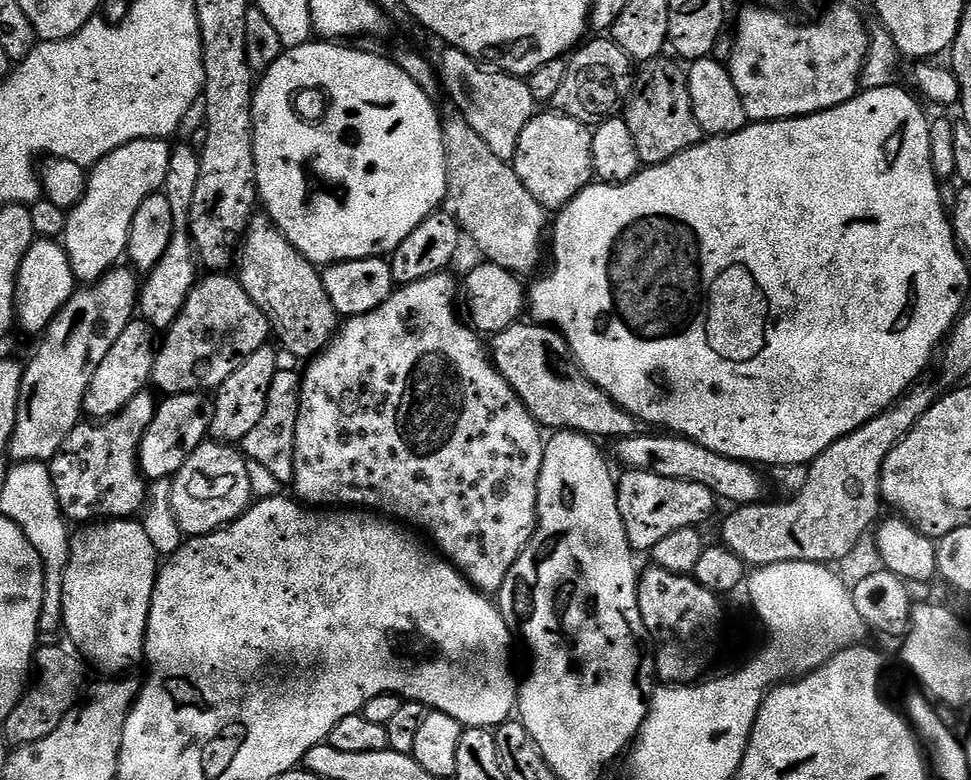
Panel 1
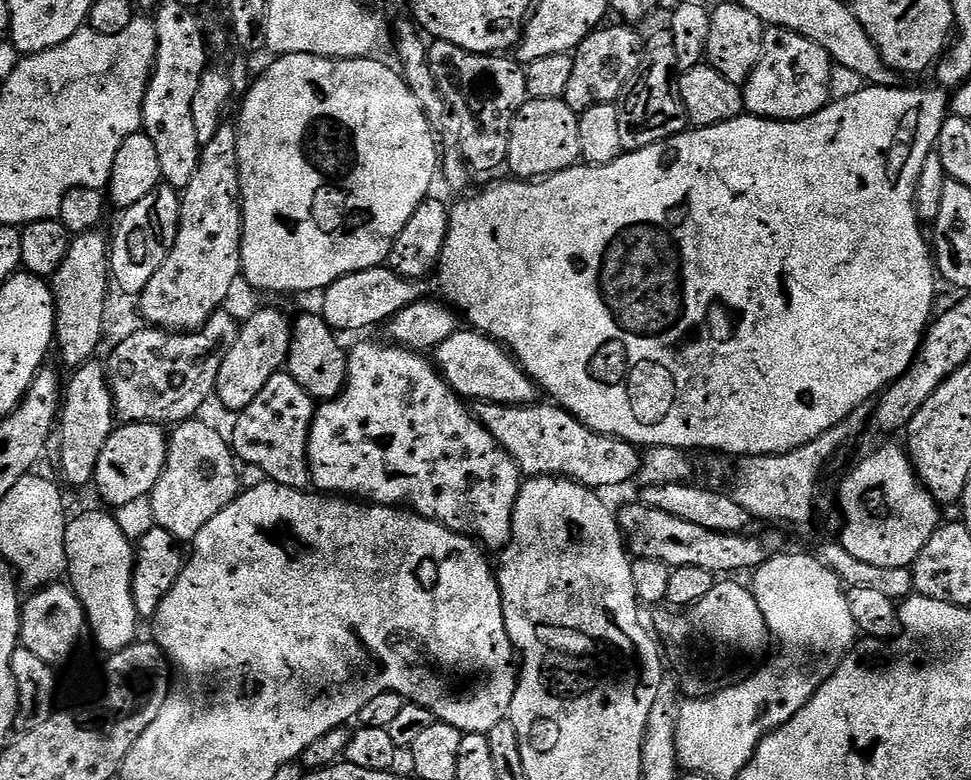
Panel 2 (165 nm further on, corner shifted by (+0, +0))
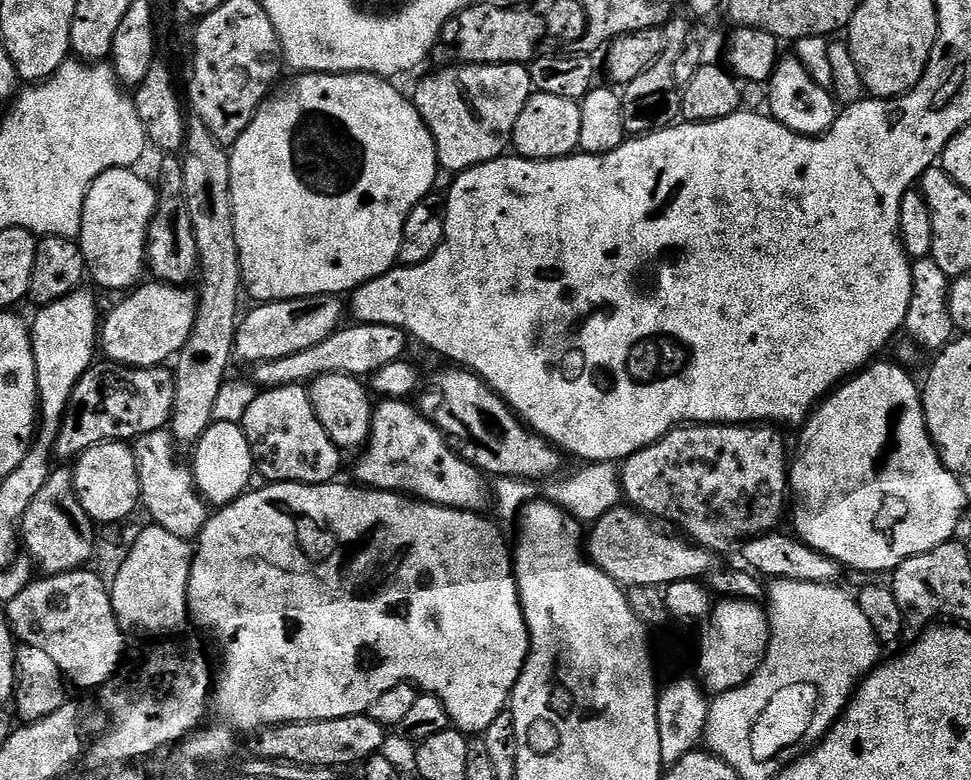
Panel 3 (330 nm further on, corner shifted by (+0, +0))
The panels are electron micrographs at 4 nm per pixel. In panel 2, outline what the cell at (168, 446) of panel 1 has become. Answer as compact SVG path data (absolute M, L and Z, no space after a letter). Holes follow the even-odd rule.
M121 423L96 463L94 484L100 487L101 498L117 510L128 502L151 497L168 462L169 439L169 433L159 424Z

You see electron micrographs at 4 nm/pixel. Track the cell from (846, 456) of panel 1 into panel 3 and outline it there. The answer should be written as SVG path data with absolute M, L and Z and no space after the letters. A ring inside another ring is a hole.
M626 504L611 508L591 528L586 538L587 555L596 567L621 586L659 589L683 580L699 581L720 566L719 557L708 549L693 544L683 535L670 534L659 521Z

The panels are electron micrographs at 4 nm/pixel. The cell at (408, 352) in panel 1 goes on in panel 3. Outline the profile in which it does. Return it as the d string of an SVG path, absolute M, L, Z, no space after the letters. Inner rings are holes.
M381 399L375 405L372 413L372 432L368 435L368 443L366 445L366 453L356 464L356 480L357 485L366 488L376 488L379 492L398 492L407 494L417 500L425 500L428 504L437 504L438 506L446 506L447 508L461 508L463 512L479 512L485 511L484 507L489 507L490 504L490 484L486 479L485 473L481 472L479 468L475 468L472 464L467 464L463 458L460 457L459 452L450 443L447 436L444 436L438 429L428 421L424 415L420 413L419 407L415 403L408 400L385 400Z

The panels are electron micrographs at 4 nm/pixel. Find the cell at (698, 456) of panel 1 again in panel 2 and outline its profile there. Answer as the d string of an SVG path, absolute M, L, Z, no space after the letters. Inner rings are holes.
M555 402L534 404L481 403L478 419L484 429L510 453L525 477L562 476L593 490L620 488L635 481L642 467L641 449L637 445L603 436L590 430L577 416Z

